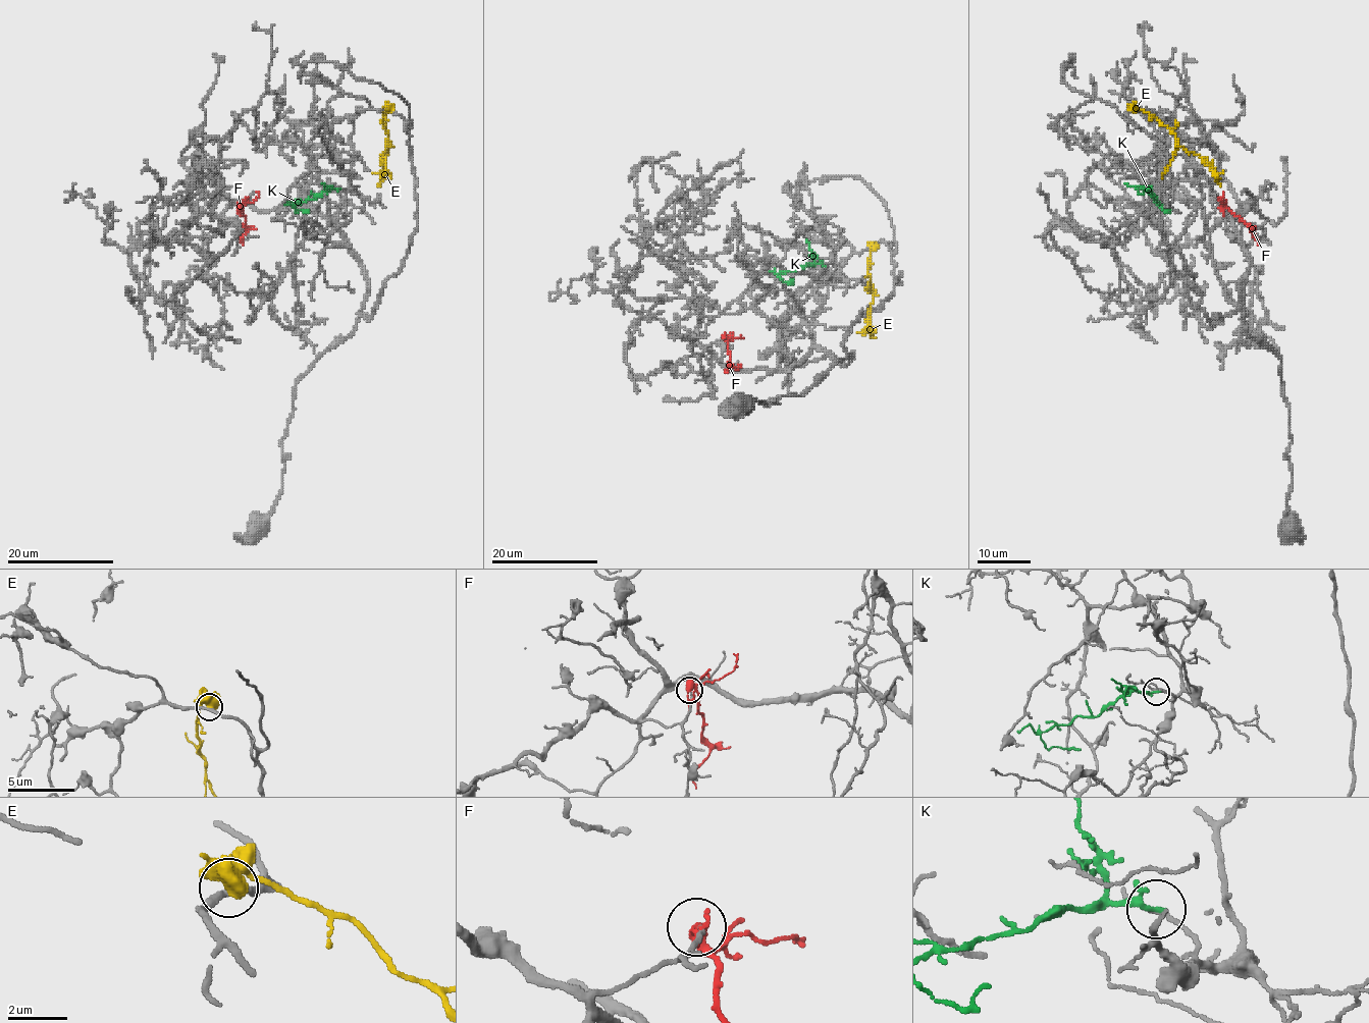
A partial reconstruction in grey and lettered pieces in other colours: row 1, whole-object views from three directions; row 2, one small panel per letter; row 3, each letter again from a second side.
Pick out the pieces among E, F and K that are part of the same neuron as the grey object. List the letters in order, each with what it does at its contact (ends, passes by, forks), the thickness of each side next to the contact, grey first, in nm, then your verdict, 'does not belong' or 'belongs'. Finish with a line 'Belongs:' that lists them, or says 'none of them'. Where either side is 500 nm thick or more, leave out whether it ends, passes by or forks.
E: it forks; calibres 240 and 480 nm; does not belong
F: it forks; calibres 130 and 320 nm; does not belong
K: it passes by; calibres 120 and 150 nm; does not belong
Belongs: none of them

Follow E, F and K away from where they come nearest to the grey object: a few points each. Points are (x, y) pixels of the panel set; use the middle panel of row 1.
E: (874, 247), (870, 258), (870, 281), (875, 293), (869, 312), (872, 329), (862, 335)
F: (724, 334), (732, 365), (727, 371)
K: (825, 265), (804, 265), (778, 274), (789, 282), (794, 278)

